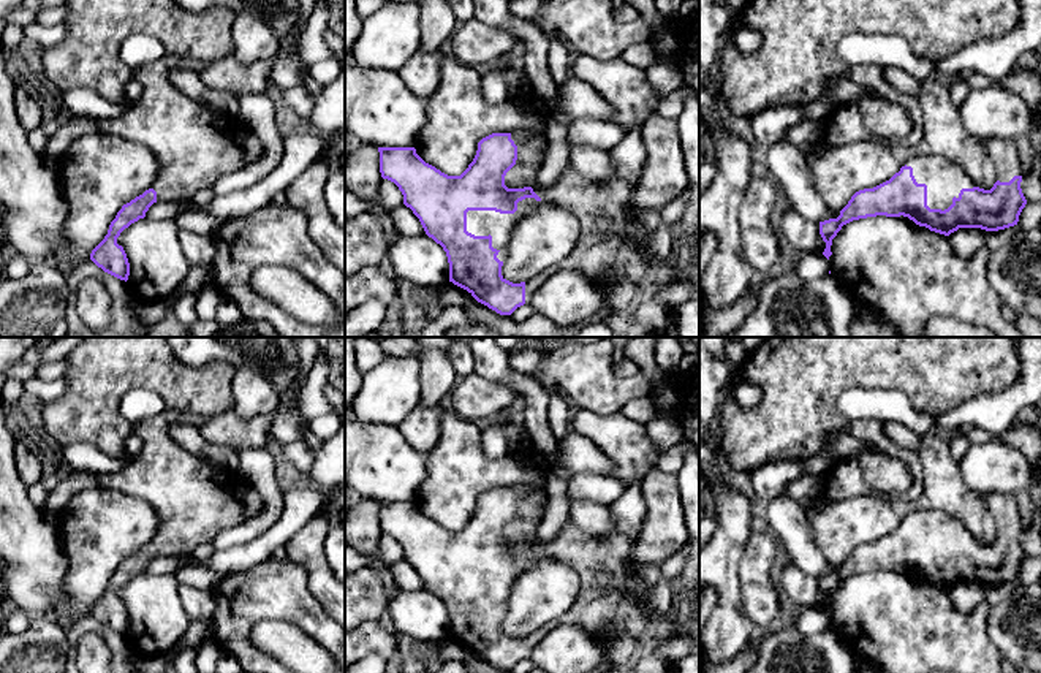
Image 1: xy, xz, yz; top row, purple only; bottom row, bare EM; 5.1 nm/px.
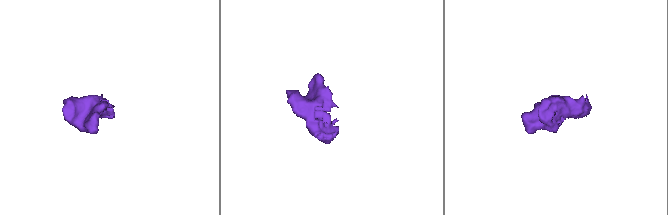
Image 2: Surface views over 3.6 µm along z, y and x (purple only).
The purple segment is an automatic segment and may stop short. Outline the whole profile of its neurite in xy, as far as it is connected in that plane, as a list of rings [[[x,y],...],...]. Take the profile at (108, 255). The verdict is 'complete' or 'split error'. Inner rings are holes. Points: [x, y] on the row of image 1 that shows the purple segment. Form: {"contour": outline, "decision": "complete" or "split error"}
{"contour": [[[165,57],[134,68],[133,79],[142,86],[141,98],[119,117],[97,119],[100,131],[147,146],[160,162],[160,173],[152,187],[122,206],[111,222],[108,234],[90,253],[90,260],[98,268],[125,282],[130,276],[130,263],[123,247],[117,244],[117,238],[125,228],[144,219],[153,203],[193,200],[199,190],[212,188],[221,176],[244,168],[263,155],[263,144],[252,130],[214,114],[198,100],[177,90],[169,81],[171,65],[172,60]]], "decision": "split error"}

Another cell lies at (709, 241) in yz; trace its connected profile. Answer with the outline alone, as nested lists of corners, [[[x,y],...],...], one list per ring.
[[[714,233],[702,234],[702,247],[699,249],[699,280],[706,272],[710,258],[714,257],[717,247],[717,238]]]

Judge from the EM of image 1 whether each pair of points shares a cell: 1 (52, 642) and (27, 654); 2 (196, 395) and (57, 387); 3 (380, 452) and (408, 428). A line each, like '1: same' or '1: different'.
1: same
2: different
3: different

